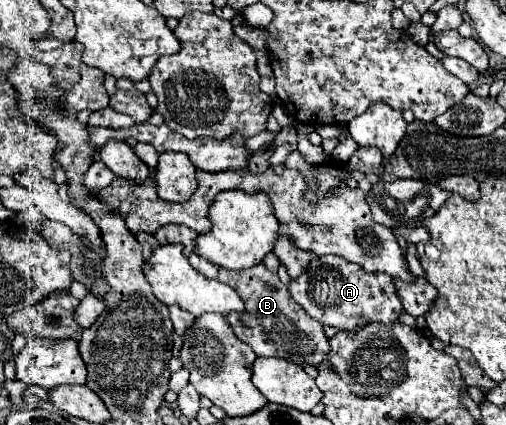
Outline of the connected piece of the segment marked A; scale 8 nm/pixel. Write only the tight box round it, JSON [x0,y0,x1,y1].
[288,254,404,330]

